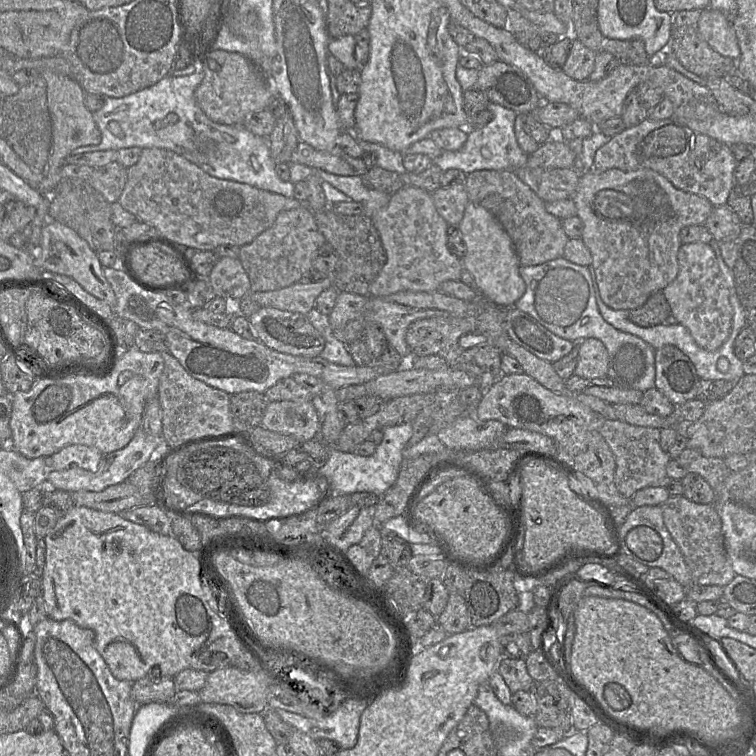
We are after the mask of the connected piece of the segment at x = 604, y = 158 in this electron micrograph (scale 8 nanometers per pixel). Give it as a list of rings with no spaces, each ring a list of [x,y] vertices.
[[[647,117],[639,125],[625,129],[599,148],[595,154],[592,171],[651,169],[664,176],[678,190],[704,197],[715,207],[726,204],[734,186],[734,170],[737,164],[729,145],[697,133],[674,119],[655,121]]]

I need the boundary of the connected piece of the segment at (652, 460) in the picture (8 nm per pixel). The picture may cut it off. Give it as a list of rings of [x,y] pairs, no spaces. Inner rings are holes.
[[[603,419],[599,421],[598,430],[612,451],[616,468],[614,483],[618,491],[626,498],[646,487],[667,487],[670,477],[666,466],[670,455],[660,446],[660,429],[636,426],[620,420]]]

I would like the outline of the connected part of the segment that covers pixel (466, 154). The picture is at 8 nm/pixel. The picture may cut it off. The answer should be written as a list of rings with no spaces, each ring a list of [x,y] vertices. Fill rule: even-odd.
[[[489,103],[487,108],[492,114],[492,120],[484,127],[468,129],[465,144],[457,151],[443,151],[440,156],[432,159],[432,163],[441,170],[457,169],[466,175],[479,170],[510,171],[526,166],[529,155],[518,145],[514,133],[516,113],[499,104]]]

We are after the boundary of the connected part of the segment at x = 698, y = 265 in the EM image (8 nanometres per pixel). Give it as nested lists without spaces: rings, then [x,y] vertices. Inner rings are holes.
[[[705,243],[682,244],[678,251],[678,264],[677,277],[662,290],[670,305],[671,315],[678,324],[688,329],[701,348],[715,351],[731,333],[733,309],[714,250]]]

